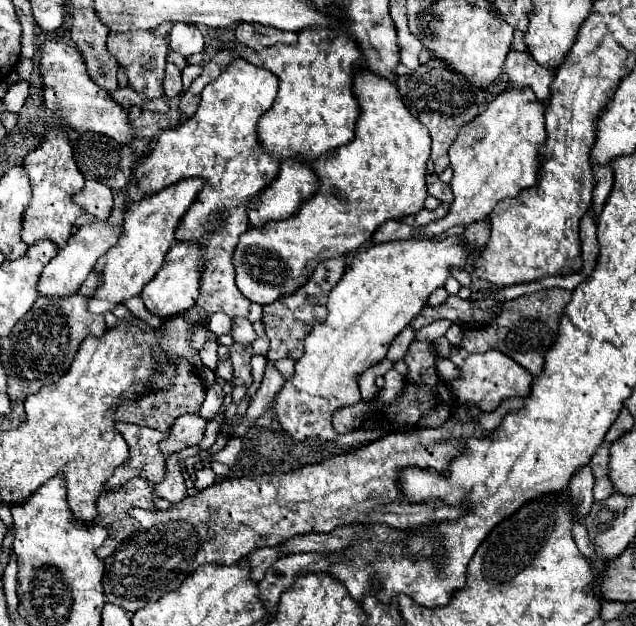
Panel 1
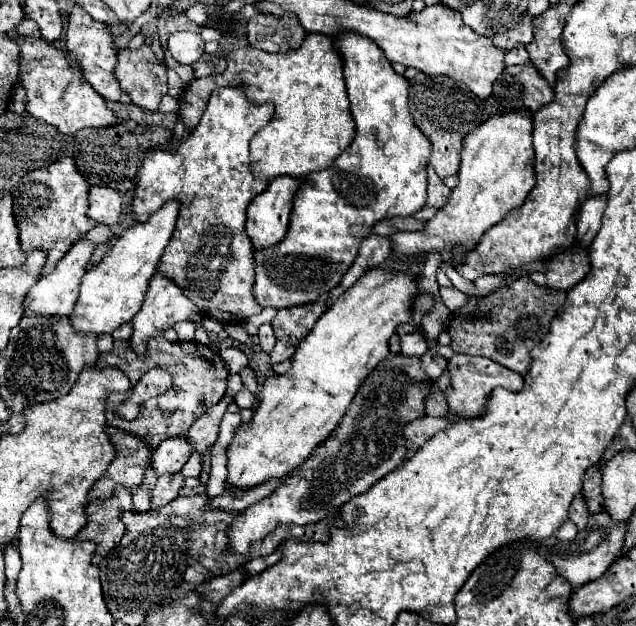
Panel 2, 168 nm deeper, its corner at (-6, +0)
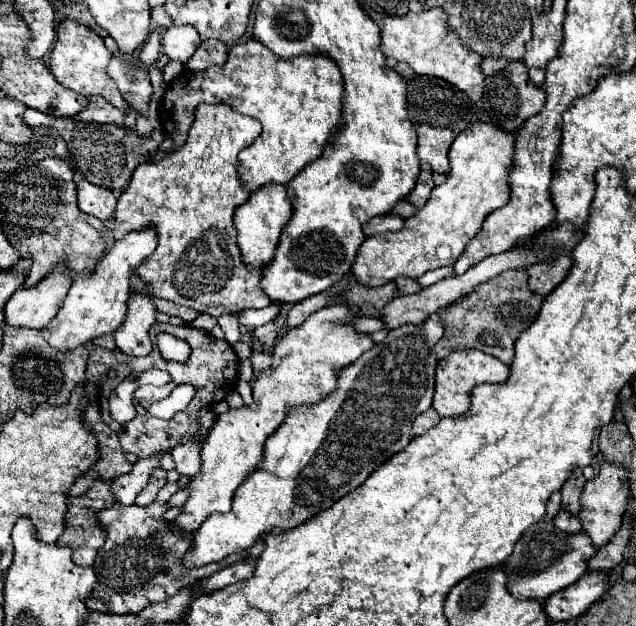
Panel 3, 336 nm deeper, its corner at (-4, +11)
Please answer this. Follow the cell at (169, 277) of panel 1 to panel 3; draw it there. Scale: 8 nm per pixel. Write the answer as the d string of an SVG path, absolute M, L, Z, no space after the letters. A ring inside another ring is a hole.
M148 288L140 294L130 296L128 312L124 324L114 332L114 342L118 350L128 356L146 356L152 350L148 330L156 322L156 308L152 304Z

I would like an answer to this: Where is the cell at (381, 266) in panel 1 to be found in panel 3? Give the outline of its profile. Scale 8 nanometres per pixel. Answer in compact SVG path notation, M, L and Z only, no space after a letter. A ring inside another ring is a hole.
M342 304L326 306L310 314L300 326L290 328L272 350L272 360L280 360L272 370L260 374L252 386L254 408L228 410L214 422L200 450L202 470L188 482L188 500L184 502L174 524L184 532L196 532L212 512L230 512L232 496L254 466L262 460L262 448L268 436L282 424L286 406L312 404L336 388L336 376L358 356L374 346L368 334L358 334L350 326L356 316Z

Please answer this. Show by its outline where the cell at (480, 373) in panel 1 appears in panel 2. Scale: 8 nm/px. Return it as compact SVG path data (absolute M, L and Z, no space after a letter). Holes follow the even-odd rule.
M454 355L448 361L448 371L452 377L450 387L444 391L450 411L448 417L454 417L456 413L460 417L480 417L486 411L490 393L496 387L504 387L508 391L520 391L524 387L524 377L512 369L506 369L504 365L486 359L486 357L472 357L472 355Z

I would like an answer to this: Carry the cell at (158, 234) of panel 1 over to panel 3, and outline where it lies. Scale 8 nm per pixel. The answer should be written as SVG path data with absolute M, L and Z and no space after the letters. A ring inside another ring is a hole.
M152 228L130 232L122 238L122 242L114 242L110 252L94 268L92 276L74 278L60 312L42 330L44 340L60 352L70 352L76 346L82 346L98 336L114 332L126 318L132 268L136 268L136 264L142 264L142 260L146 260L156 250L156 242L156 232Z

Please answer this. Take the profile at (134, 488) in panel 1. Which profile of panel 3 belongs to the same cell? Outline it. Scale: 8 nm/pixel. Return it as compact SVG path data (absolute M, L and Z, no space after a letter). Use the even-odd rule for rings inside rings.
M94 480L94 484L78 498L66 500L66 516L64 516L64 534L58 538L58 546L72 548L72 562L78 566L92 566L96 552L102 544L102 530L98 528L98 512L112 506L114 498L110 496L110 482Z

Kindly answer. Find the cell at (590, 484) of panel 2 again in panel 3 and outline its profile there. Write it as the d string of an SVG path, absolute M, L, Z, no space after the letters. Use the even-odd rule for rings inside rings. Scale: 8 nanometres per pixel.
M574 468L572 476L566 480L566 484L562 486L562 510L570 512L570 514L578 514L578 500L582 494L586 478L582 476L582 468Z

